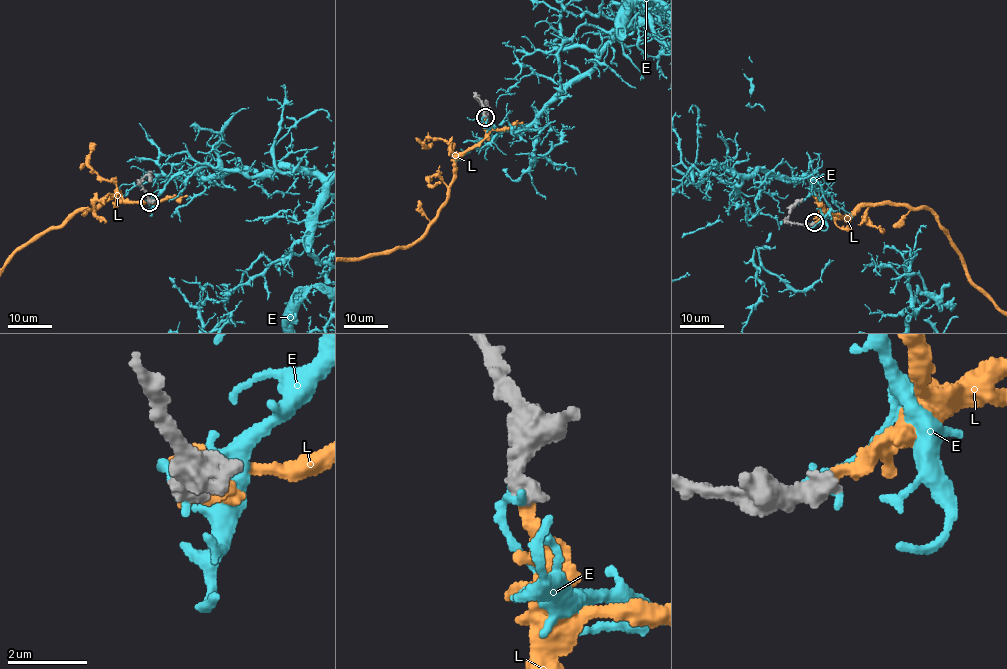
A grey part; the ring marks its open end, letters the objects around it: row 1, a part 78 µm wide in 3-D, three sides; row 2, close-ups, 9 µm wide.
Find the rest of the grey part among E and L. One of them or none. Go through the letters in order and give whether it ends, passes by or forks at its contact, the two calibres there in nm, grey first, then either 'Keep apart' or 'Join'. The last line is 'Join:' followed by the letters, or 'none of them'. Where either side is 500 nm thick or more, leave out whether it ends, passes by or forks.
E: Thickness 500 nm (grey) against 280 nm. Keep apart
L: It ends there. Thickness 480 nm (grey) against 280 nm. Join
Join: L

